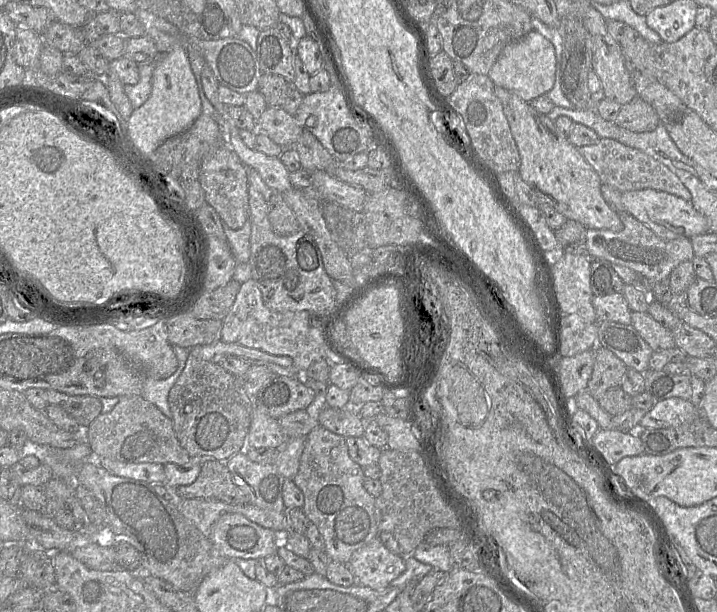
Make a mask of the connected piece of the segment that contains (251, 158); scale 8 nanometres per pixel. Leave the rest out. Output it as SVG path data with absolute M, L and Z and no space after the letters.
M231 124L230 144L242 163L255 169L265 184L275 193L283 193L292 188L289 172L279 157L270 157L262 152L249 149L241 140L239 129Z

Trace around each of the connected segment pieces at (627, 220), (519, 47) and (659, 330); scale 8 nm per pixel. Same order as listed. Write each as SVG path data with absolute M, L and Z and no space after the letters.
M619 213L619 217L623 224L623 229L619 232L605 229L586 229L581 250L591 260L606 260L613 264L625 266L639 273L647 282L652 284L667 281L675 267L684 261L693 259L693 247L689 238L681 236L677 239L665 240L629 213Z
M536 30L504 47L488 76L495 86L505 88L525 102L547 94L555 82L555 49L553 44Z
M631 312L631 325L654 352L676 347L672 331L654 320L647 312Z

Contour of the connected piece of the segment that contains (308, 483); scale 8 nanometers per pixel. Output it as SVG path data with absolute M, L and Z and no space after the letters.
M318 425L315 427L306 437L305 437L305 445L304 449L300 458L300 464L299 464L299 469L295 477L292 479L296 486L302 491L304 495L304 505L302 507L302 510L306 517L308 518L310 523L313 523L321 536L323 537L324 541L324 551L326 554L329 556L329 558L332 561L336 561L342 564L347 565L348 562L350 561L350 558L352 554L358 550L359 548L363 547L367 543L369 543L371 540L376 538L378 534L380 533L378 530L378 525L377 521L375 518L375 499L371 494L368 493L368 491L364 488L363 486L363 480L365 478L365 475L363 473L363 468L358 465L356 462L354 462L348 451L348 447L346 444L346 438L338 435L336 433L333 433L326 429L323 426Z

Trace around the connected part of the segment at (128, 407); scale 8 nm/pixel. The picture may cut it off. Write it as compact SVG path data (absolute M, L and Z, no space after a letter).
M124 395L108 413L101 413L85 429L85 440L94 458L110 458L125 463L175 463L184 465L191 461L181 447L172 420L141 395Z

